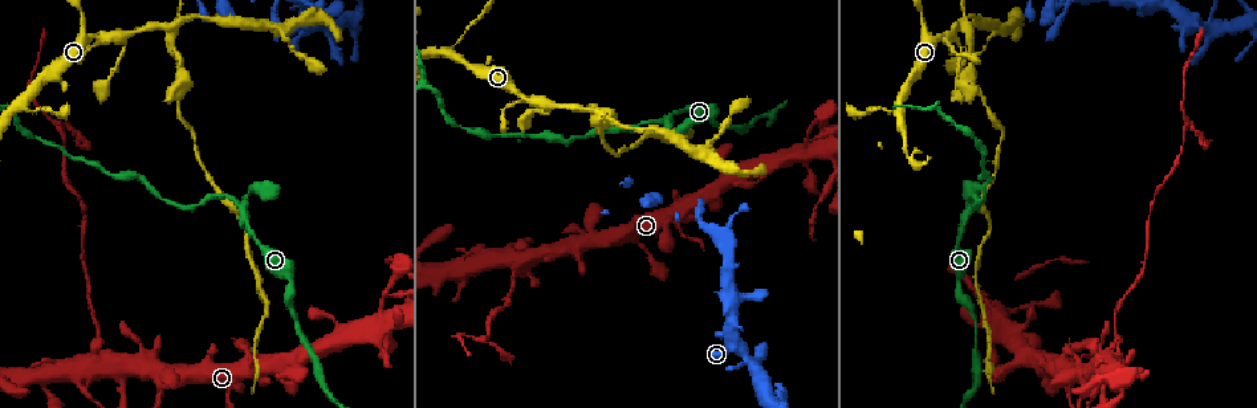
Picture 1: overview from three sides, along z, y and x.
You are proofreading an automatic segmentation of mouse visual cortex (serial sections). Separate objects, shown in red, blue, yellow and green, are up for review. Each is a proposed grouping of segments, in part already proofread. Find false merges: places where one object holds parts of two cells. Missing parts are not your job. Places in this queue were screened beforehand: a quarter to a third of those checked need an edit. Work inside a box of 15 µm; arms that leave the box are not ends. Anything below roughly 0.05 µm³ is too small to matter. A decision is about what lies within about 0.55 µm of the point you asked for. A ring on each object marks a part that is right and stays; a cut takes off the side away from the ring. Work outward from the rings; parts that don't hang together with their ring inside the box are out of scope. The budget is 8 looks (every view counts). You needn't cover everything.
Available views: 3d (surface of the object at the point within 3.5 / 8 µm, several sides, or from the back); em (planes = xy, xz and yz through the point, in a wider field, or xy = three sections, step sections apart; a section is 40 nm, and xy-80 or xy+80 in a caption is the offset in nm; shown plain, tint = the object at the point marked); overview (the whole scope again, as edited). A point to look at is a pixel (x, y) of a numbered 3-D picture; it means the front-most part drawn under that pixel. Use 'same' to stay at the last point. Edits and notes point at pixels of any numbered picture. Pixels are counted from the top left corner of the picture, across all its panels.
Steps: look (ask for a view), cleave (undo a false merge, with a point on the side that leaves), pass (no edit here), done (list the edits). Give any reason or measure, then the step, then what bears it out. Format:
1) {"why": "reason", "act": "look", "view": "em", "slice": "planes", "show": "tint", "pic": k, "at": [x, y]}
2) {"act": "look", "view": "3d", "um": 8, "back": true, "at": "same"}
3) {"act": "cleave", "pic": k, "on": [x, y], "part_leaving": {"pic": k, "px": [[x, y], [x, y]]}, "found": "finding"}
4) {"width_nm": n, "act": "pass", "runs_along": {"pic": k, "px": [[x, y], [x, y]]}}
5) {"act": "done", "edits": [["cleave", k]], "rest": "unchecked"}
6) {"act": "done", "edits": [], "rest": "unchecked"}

{"why": "abrupt turn", "act": "look", "view": "em", "slice": "xy", "step": 5, "show": "tint", "pic": 1, "at": [327, 27]}

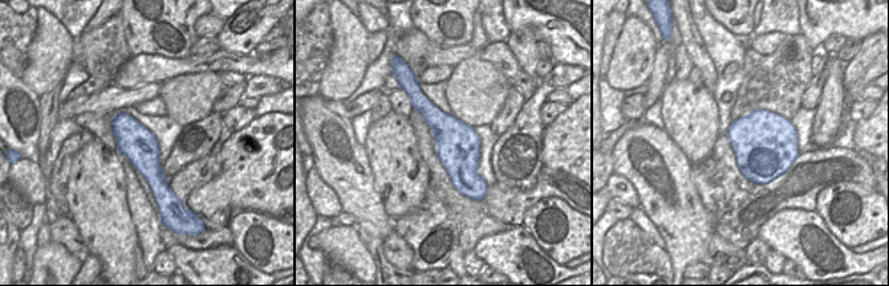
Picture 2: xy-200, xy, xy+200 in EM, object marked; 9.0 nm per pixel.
{"why": "wider look", "act": "look", "view": "3d", "um": 3.5, "at": "same"}

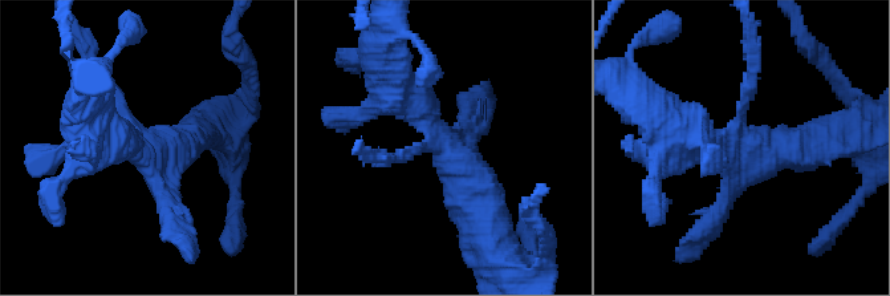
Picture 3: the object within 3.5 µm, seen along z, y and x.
{"act": "cleave", "pic": 3, "on": [752, 81], "found": "a second cell is stuck on"}

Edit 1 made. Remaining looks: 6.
{"act": "look", "view": "3d", "um": 3.5, "back": true, "pic": 1, "at": [172, 30]}

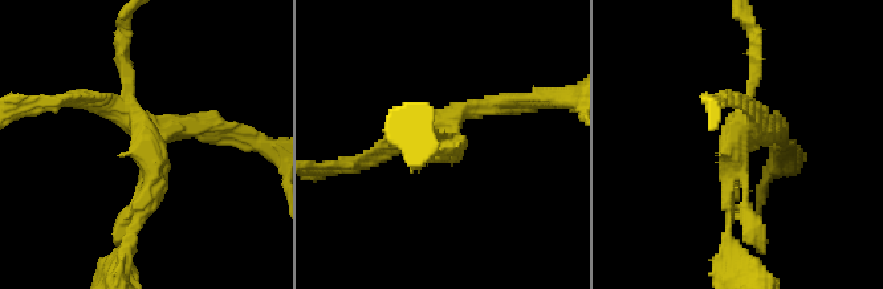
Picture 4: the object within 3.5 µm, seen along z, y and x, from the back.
{"why": "shape alone is not enough", "act": "look", "view": "em", "slice": "xy", "step": 3, "show": "tint", "pic": 4, "at": [759, 137]}

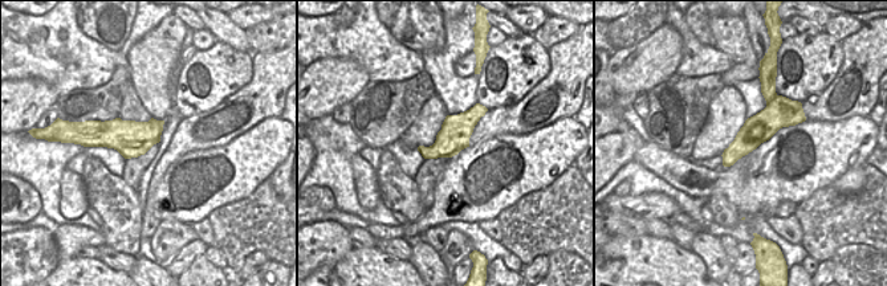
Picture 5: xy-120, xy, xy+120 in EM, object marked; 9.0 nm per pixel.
{"act": "cleave", "pic": 4, "on": [153, 186], "border": {"pic": 5, "px": [[776, 94], [767, 105]]}, "found": "two cells meet here"}

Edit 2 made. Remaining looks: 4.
{"act": "look", "view": "overview"}

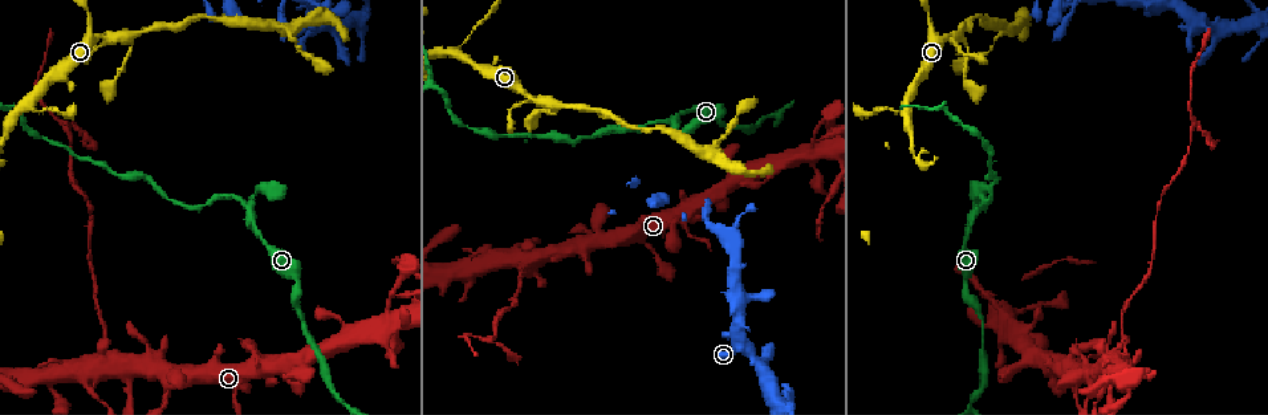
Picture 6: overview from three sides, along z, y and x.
{"act": "look", "view": "3d", "um": 8, "pic": 6, "at": [826, 114]}

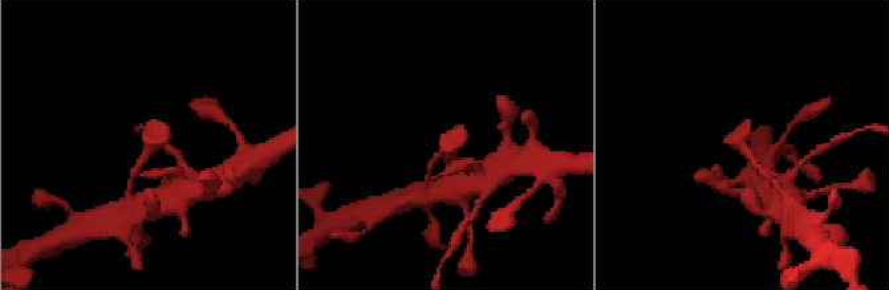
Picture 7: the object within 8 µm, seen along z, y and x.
{"act": "look", "view": "em", "slice": "xy", "step": 5, "show": "tint", "pic": 7, "at": [745, 142]}

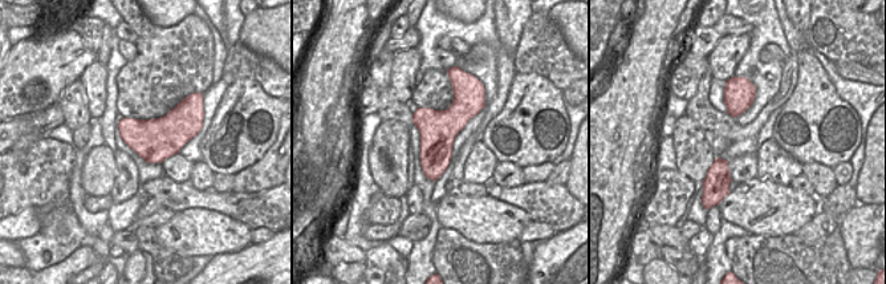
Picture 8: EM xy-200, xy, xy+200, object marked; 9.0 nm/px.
{"act": "pass", "runs_along": {"pic": 8, "px": [[462, 85], [431, 175]]}, "found": "continuous, no second cell"}

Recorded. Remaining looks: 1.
{"act": "done", "edits": [["cleave", 3], ["cleave", 4]], "rest": "unchecked"}

